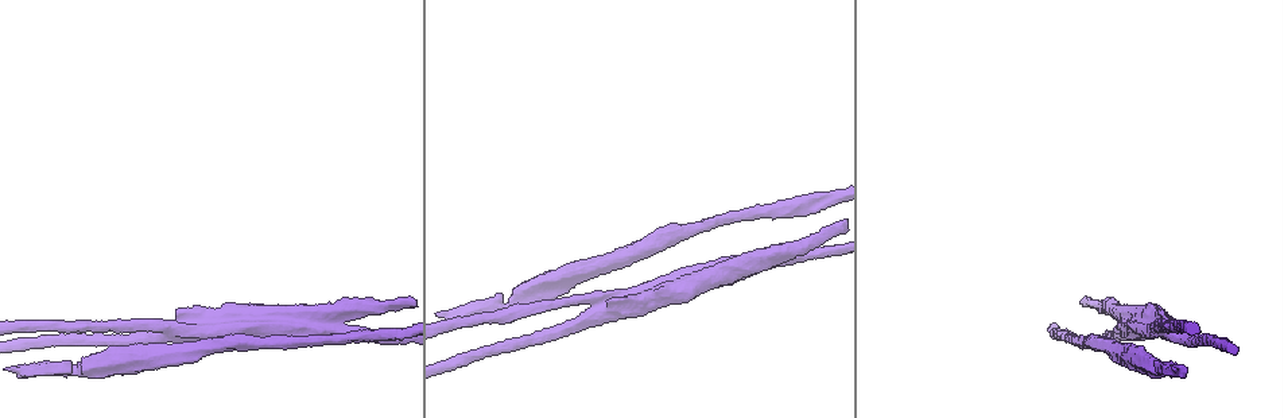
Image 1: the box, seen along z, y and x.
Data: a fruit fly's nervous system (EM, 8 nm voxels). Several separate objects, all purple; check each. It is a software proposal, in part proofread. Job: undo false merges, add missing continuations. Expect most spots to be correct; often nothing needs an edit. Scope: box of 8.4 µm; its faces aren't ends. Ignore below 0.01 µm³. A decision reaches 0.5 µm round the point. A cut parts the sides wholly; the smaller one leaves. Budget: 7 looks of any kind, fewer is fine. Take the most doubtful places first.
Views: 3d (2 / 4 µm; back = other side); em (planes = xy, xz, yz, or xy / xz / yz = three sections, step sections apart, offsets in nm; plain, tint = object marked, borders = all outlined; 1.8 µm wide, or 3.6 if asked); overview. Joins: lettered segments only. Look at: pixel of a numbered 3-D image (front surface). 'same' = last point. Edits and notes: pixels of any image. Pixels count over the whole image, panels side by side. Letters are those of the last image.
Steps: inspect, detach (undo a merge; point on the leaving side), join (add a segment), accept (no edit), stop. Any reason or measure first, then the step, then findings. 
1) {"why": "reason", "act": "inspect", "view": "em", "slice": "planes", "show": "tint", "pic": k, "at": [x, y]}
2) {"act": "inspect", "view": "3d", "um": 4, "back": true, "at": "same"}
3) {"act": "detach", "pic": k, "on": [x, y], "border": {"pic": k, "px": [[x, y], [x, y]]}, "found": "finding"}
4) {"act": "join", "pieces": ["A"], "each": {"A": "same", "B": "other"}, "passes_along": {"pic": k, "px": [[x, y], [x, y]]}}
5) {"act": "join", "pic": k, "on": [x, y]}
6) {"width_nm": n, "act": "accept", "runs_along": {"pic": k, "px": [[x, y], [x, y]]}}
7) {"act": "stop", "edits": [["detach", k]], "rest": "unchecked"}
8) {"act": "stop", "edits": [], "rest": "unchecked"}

{"why": "arms run side by side", "act": "inspect", "view": "3d", "um": 4, "pic": 1, "at": [1121, 316]}

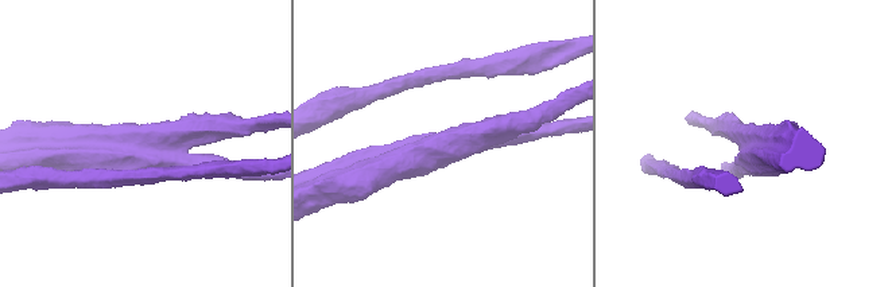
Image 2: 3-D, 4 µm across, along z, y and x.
{"arms": 3, "arm_widths_nm": [260, 280, 460], "why": "need the tissue", "act": "inspect", "view": "em", "slice": "planes", "show": "plain", "pic": 2, "at": [459, 144]}

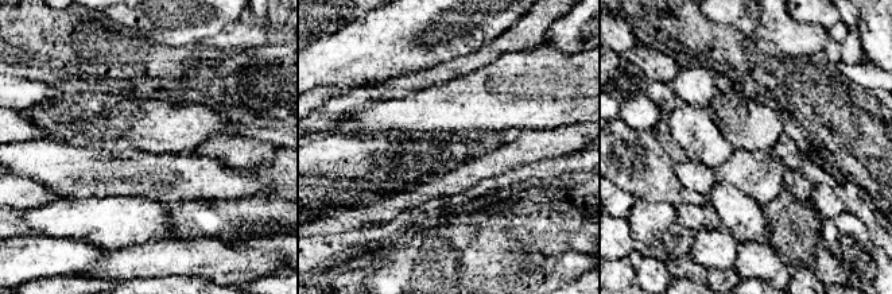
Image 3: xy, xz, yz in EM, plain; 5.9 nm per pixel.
{"act": "inspect", "view": "em", "slice": "planes", "show": "borders", "at": "same"}

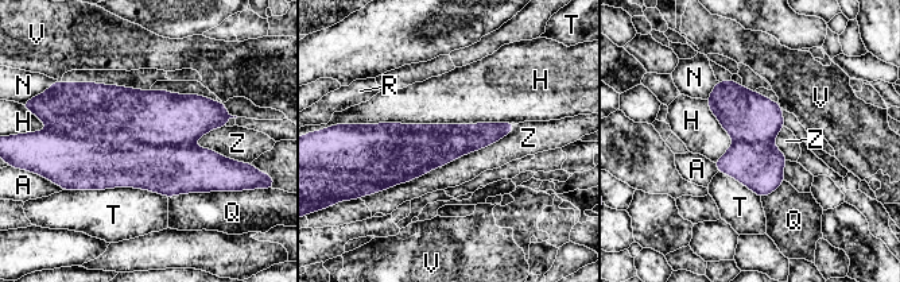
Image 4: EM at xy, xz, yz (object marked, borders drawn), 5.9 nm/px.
{"act": "detach", "pic": 4, "on": [357, 157], "each": {"A": "other", "H": "other", "N": "other", "Q": "other", "R": "other", "T": "other", "V": "other", "Z": "other"}, "border": {"pic": 4, "px": [[472, 126], [410, 180]]}, "found": "a second neuron is stuck on"}

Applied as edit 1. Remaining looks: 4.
{"act": "inspect", "view": "overview"}

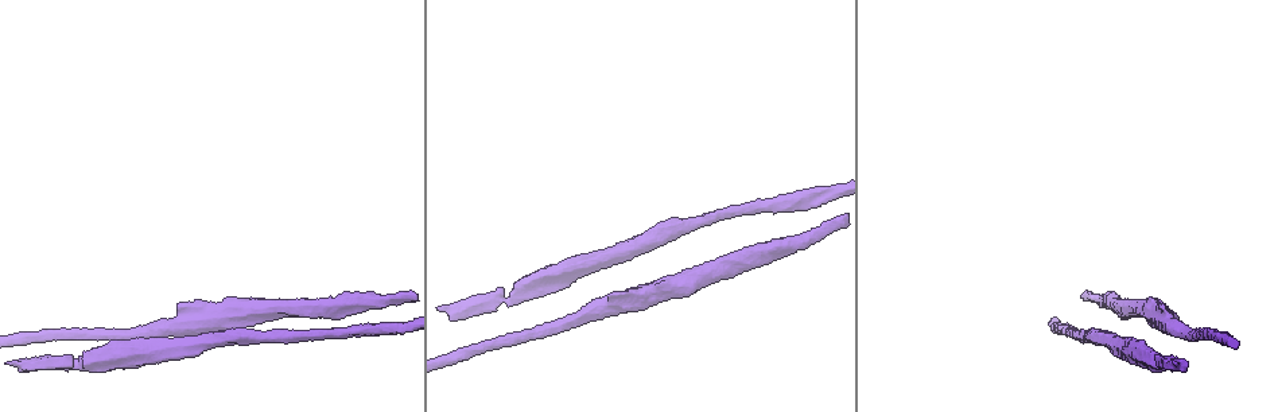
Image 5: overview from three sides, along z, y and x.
{"act": "inspect", "view": "em", "slice": "planes", "show": "tint", "pic": 5, "at": [29, 363]}

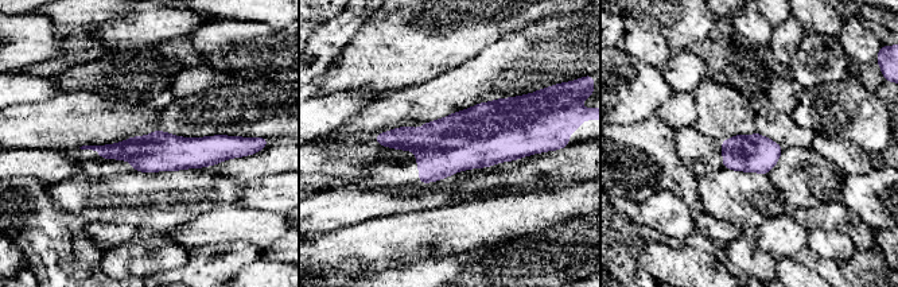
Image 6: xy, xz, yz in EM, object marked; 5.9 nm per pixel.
{"why": "what lies round it", "act": "inspect", "view": "em", "slice": "planes", "show": "borders", "at": "same"}

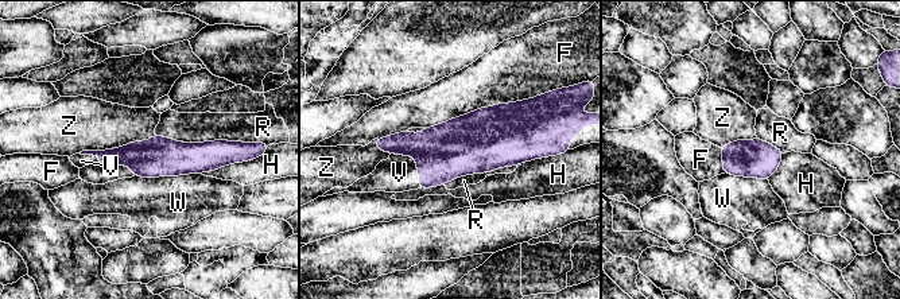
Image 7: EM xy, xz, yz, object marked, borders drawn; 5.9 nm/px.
{"act": "join", "pic": 7, "on": [399, 173], "each": {"F": "other", "H": "other", "R": "other", "V": "same", "W": "other", "Z": "other"}, "passes_along": {"pic": 7, "px": [[443, 152], [416, 162], [399, 173]]}, "found": "it goes on there"}

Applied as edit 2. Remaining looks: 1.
{"act": "stop", "edits": [["detach", 4], ["join", 7]], "rest": "unchecked"}

